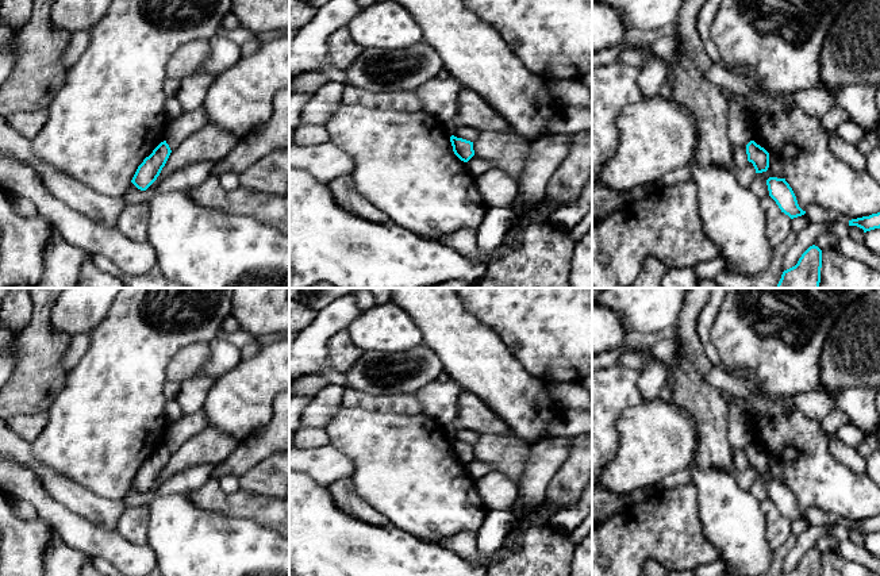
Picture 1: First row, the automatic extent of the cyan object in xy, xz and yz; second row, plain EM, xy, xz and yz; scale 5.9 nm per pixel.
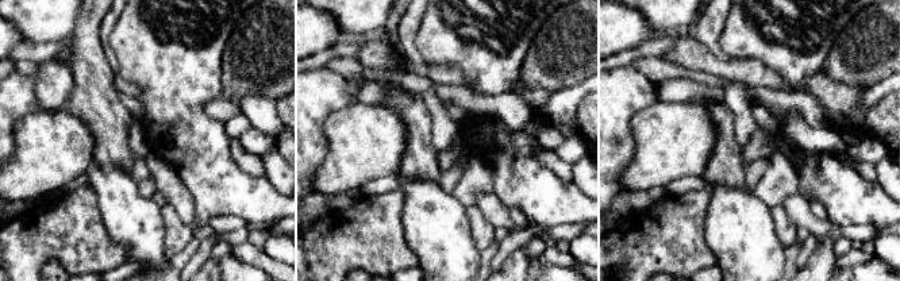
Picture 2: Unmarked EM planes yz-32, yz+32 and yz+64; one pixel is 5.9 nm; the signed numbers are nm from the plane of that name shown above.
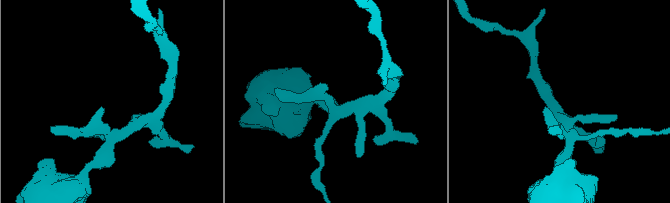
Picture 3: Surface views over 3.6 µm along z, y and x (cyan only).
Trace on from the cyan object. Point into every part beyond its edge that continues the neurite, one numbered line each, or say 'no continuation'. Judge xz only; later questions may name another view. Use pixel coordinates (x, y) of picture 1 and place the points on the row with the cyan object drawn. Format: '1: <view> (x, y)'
no continuation

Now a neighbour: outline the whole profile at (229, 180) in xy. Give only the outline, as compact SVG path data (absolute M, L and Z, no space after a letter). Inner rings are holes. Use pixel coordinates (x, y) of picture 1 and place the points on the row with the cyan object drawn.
M228 170L219 176L219 181L224 189L234 191L239 187L239 174Z

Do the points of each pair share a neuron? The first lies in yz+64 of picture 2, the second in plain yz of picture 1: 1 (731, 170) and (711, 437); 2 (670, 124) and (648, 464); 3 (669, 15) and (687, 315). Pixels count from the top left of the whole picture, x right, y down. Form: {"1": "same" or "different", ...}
{"1": "same", "2": "same", "3": "different"}

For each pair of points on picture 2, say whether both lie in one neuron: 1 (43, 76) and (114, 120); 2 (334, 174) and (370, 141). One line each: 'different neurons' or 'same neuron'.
1: different neurons
2: same neuron

